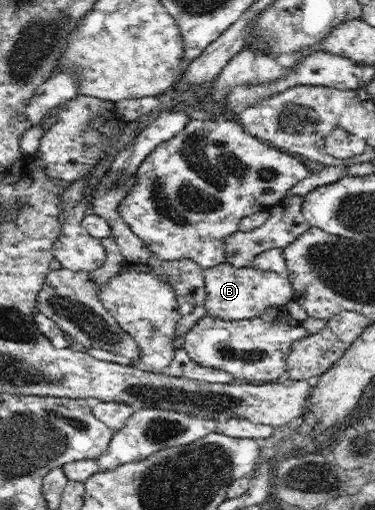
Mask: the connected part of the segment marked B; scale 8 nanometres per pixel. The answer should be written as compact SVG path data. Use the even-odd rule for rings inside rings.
M229 262L204 269L205 308L221 320L245 320L261 316L265 308L284 307L294 300L294 290L288 272L264 271L255 267L237 268Z

